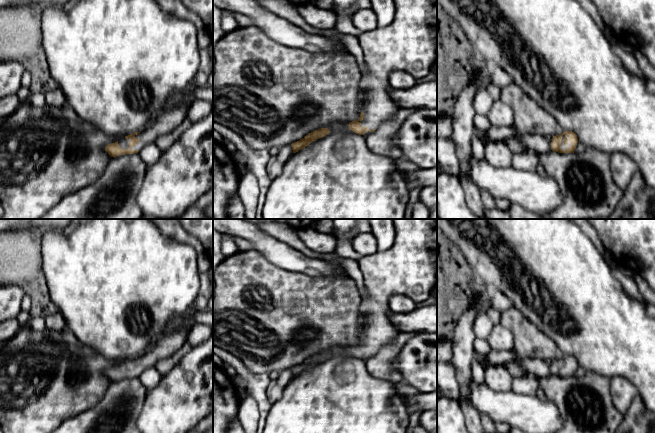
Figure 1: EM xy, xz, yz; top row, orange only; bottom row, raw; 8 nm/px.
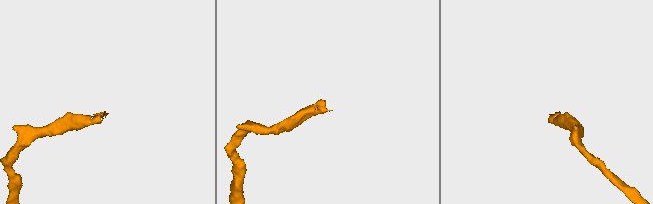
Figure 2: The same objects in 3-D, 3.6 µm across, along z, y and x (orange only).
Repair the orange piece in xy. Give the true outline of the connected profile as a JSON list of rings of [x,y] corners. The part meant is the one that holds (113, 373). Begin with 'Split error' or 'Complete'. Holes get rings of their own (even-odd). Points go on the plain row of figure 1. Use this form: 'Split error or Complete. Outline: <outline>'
Split error. Outline: [[[191,306],[186,312],[187,321],[173,333],[162,337],[156,345],[141,356],[135,356],[121,362],[115,367],[108,368],[105,375],[111,380],[138,377],[143,371],[163,358],[173,355],[186,342],[188,332],[196,324],[195,315],[198,310]]]

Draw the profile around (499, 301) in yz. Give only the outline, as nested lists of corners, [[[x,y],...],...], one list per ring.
[[[498,289],[491,290],[490,303],[491,307],[499,310],[500,312],[509,309],[512,305],[509,299]]]

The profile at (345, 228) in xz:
[[[332,219],[334,228],[337,231],[337,241],[347,241],[352,243],[357,234],[355,228],[357,226],[357,219]]]

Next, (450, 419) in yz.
[[[437,398],[437,433],[470,433],[459,402]]]

